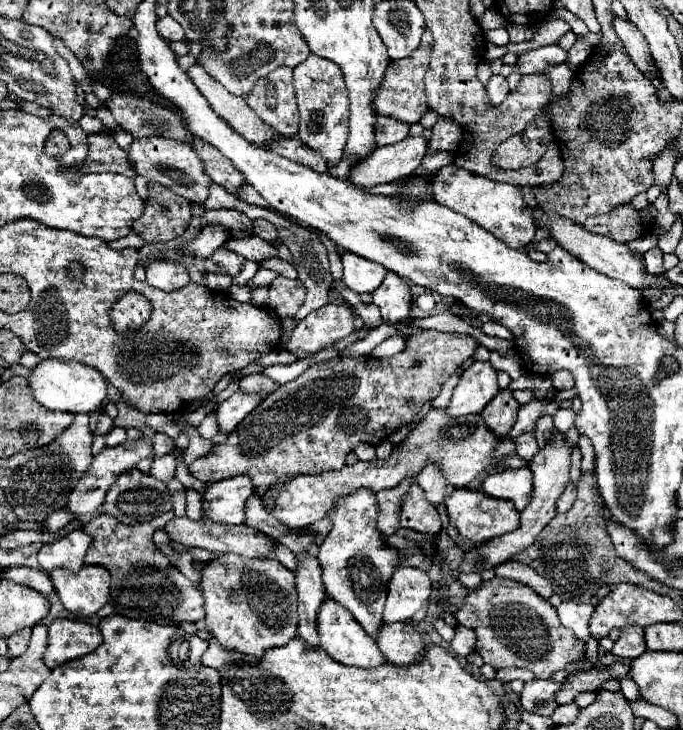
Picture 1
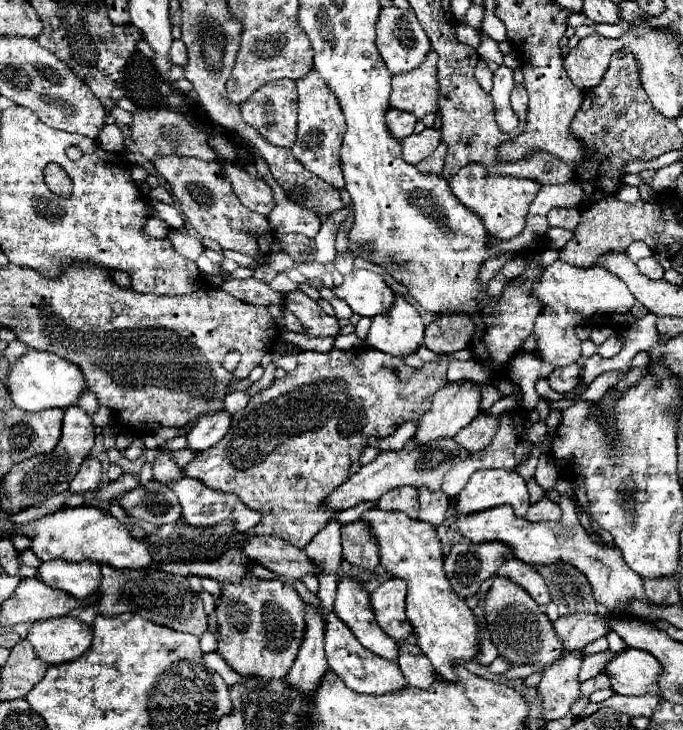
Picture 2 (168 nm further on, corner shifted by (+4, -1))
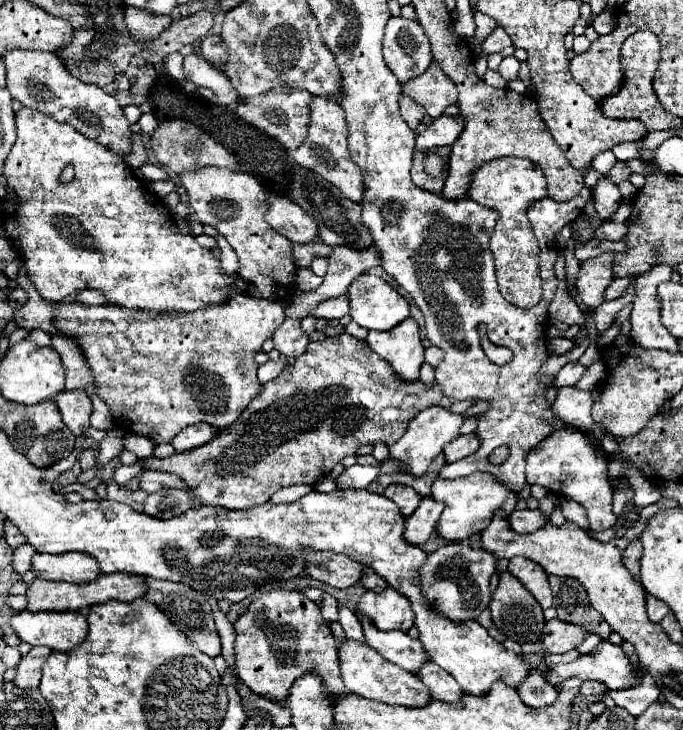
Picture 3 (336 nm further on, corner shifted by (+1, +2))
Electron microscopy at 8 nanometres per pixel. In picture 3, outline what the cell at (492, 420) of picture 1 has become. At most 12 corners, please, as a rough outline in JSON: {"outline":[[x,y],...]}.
{"outline":[[476,434],[458,436],[448,442],[446,462],[456,462],[476,452],[480,446]]}

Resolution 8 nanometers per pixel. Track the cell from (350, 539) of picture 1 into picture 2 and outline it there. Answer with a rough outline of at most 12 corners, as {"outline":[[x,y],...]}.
{"outline":[[343,575],[333,611],[363,647],[389,661],[397,641],[377,627],[363,581]]}

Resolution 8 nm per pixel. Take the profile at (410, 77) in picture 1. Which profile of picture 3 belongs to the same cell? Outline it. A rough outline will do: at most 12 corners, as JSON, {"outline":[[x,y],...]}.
{"outline":[[430,64],[402,88],[432,118],[456,104],[454,82]]}

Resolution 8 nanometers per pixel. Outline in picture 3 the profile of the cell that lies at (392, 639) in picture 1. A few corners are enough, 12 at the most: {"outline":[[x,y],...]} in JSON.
{"outline":[[426,662],[418,678],[434,700],[460,700],[464,690],[440,666]]}

